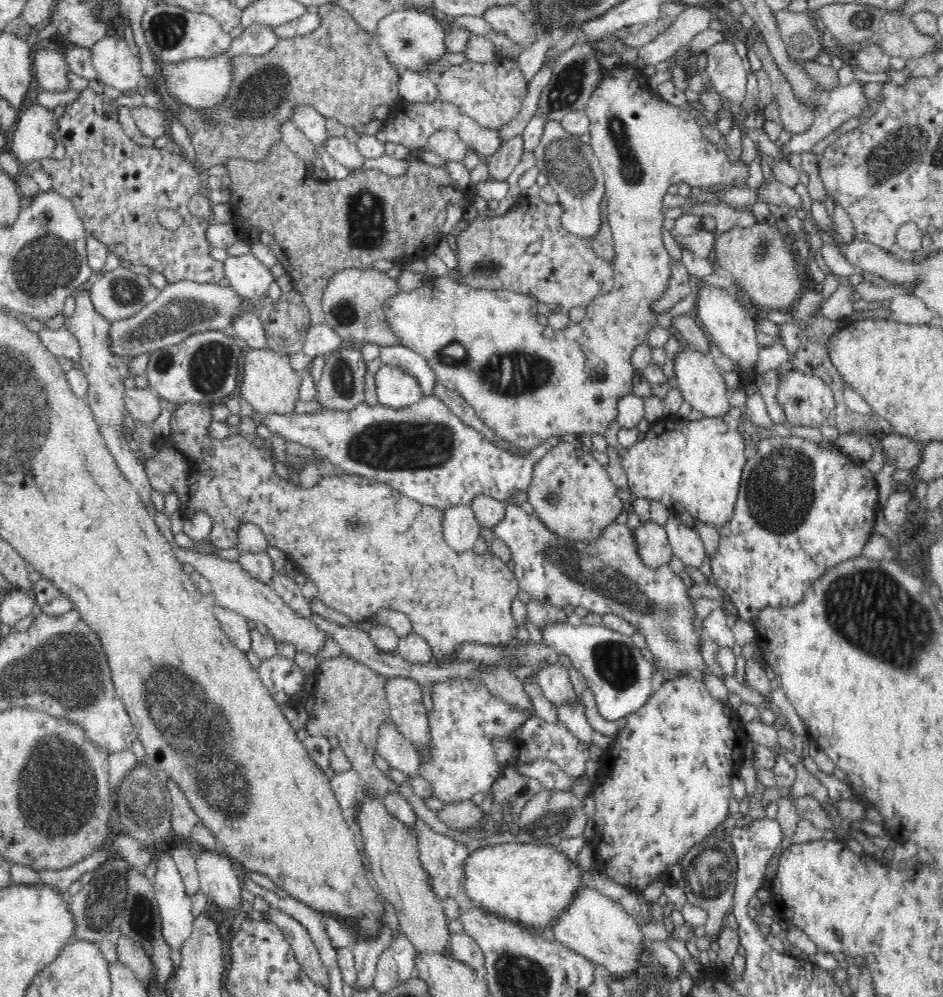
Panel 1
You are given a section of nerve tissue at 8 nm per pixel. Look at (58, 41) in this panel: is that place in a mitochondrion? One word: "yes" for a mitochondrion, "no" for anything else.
no

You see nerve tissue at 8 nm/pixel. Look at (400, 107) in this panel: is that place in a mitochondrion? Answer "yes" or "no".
no

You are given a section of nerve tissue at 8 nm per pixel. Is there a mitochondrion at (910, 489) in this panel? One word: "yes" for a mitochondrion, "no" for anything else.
no

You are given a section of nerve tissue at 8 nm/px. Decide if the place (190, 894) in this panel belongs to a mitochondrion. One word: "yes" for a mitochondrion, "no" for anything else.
no

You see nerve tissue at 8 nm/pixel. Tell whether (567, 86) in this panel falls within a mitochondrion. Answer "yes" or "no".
yes

